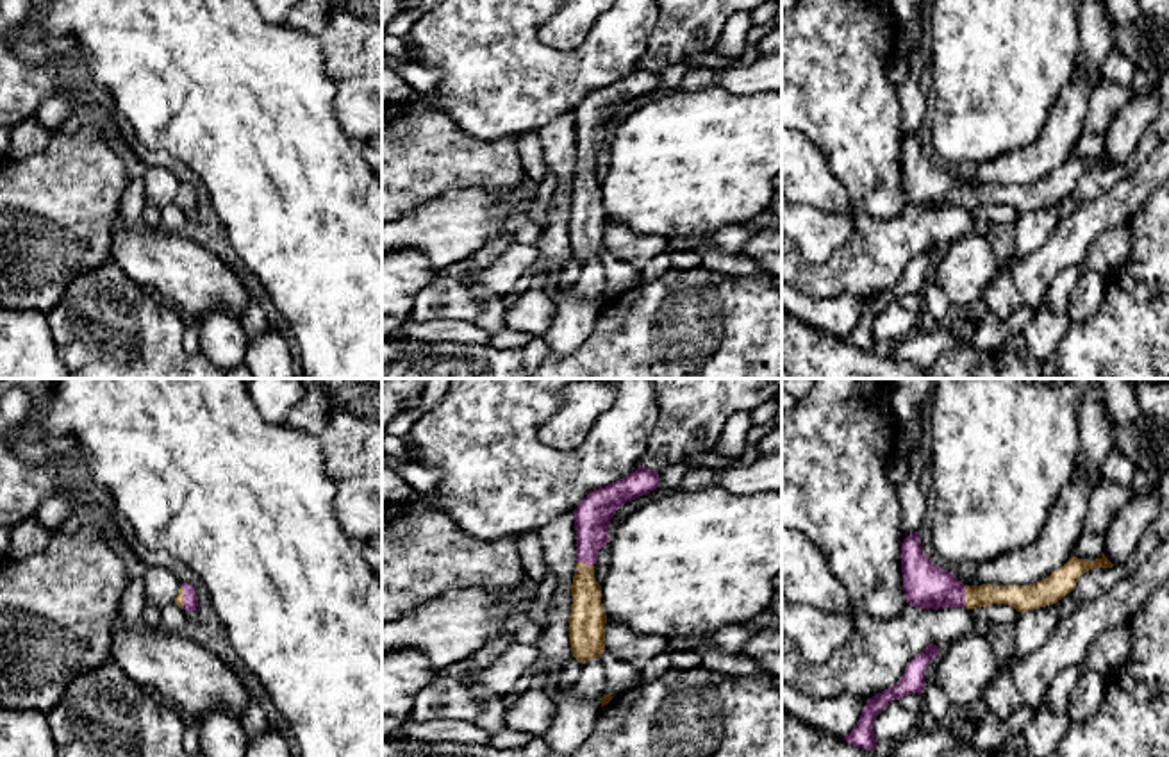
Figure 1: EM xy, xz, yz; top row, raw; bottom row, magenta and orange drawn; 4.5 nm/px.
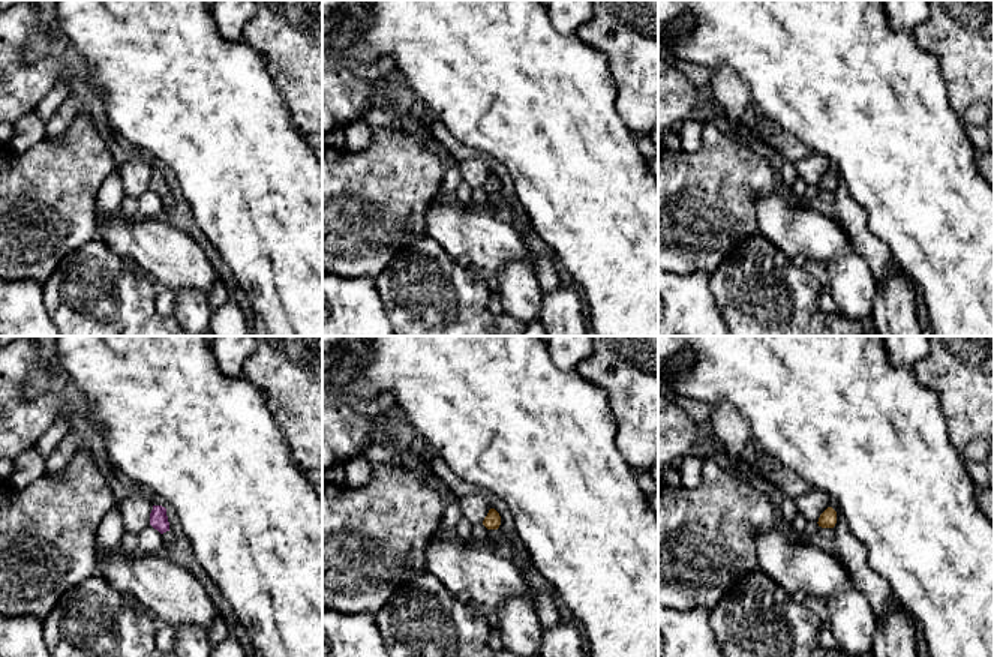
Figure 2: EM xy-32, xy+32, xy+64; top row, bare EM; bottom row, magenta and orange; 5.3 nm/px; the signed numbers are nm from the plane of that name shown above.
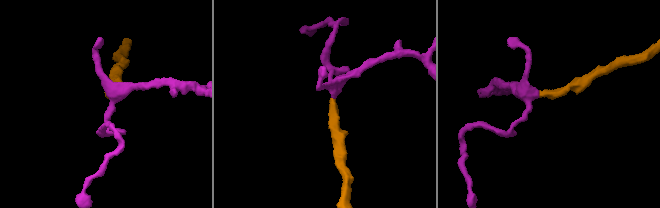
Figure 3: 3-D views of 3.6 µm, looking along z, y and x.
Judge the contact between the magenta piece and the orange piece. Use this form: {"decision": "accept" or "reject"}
{"decision": "accept"}

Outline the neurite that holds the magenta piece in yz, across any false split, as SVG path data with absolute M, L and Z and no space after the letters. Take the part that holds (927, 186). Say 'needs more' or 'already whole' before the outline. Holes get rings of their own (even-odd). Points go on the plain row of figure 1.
needs more | M919 132L907 136L901 143L901 173L907 204L921 209L976 209L1005 204L1017 212L1030 212L1062 200L1089 170L1112 166L1105 155L1096 161L1071 157L1048 179L1030 186L964 186L953 171L935 166L923 154Z

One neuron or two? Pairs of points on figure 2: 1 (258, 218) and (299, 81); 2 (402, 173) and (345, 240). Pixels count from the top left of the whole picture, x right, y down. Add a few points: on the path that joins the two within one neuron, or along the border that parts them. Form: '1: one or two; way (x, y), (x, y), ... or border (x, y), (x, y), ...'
1: two; border (273, 83), (281, 93), (291, 125), (303, 137)
2: one; way (386, 189), (351, 224)

